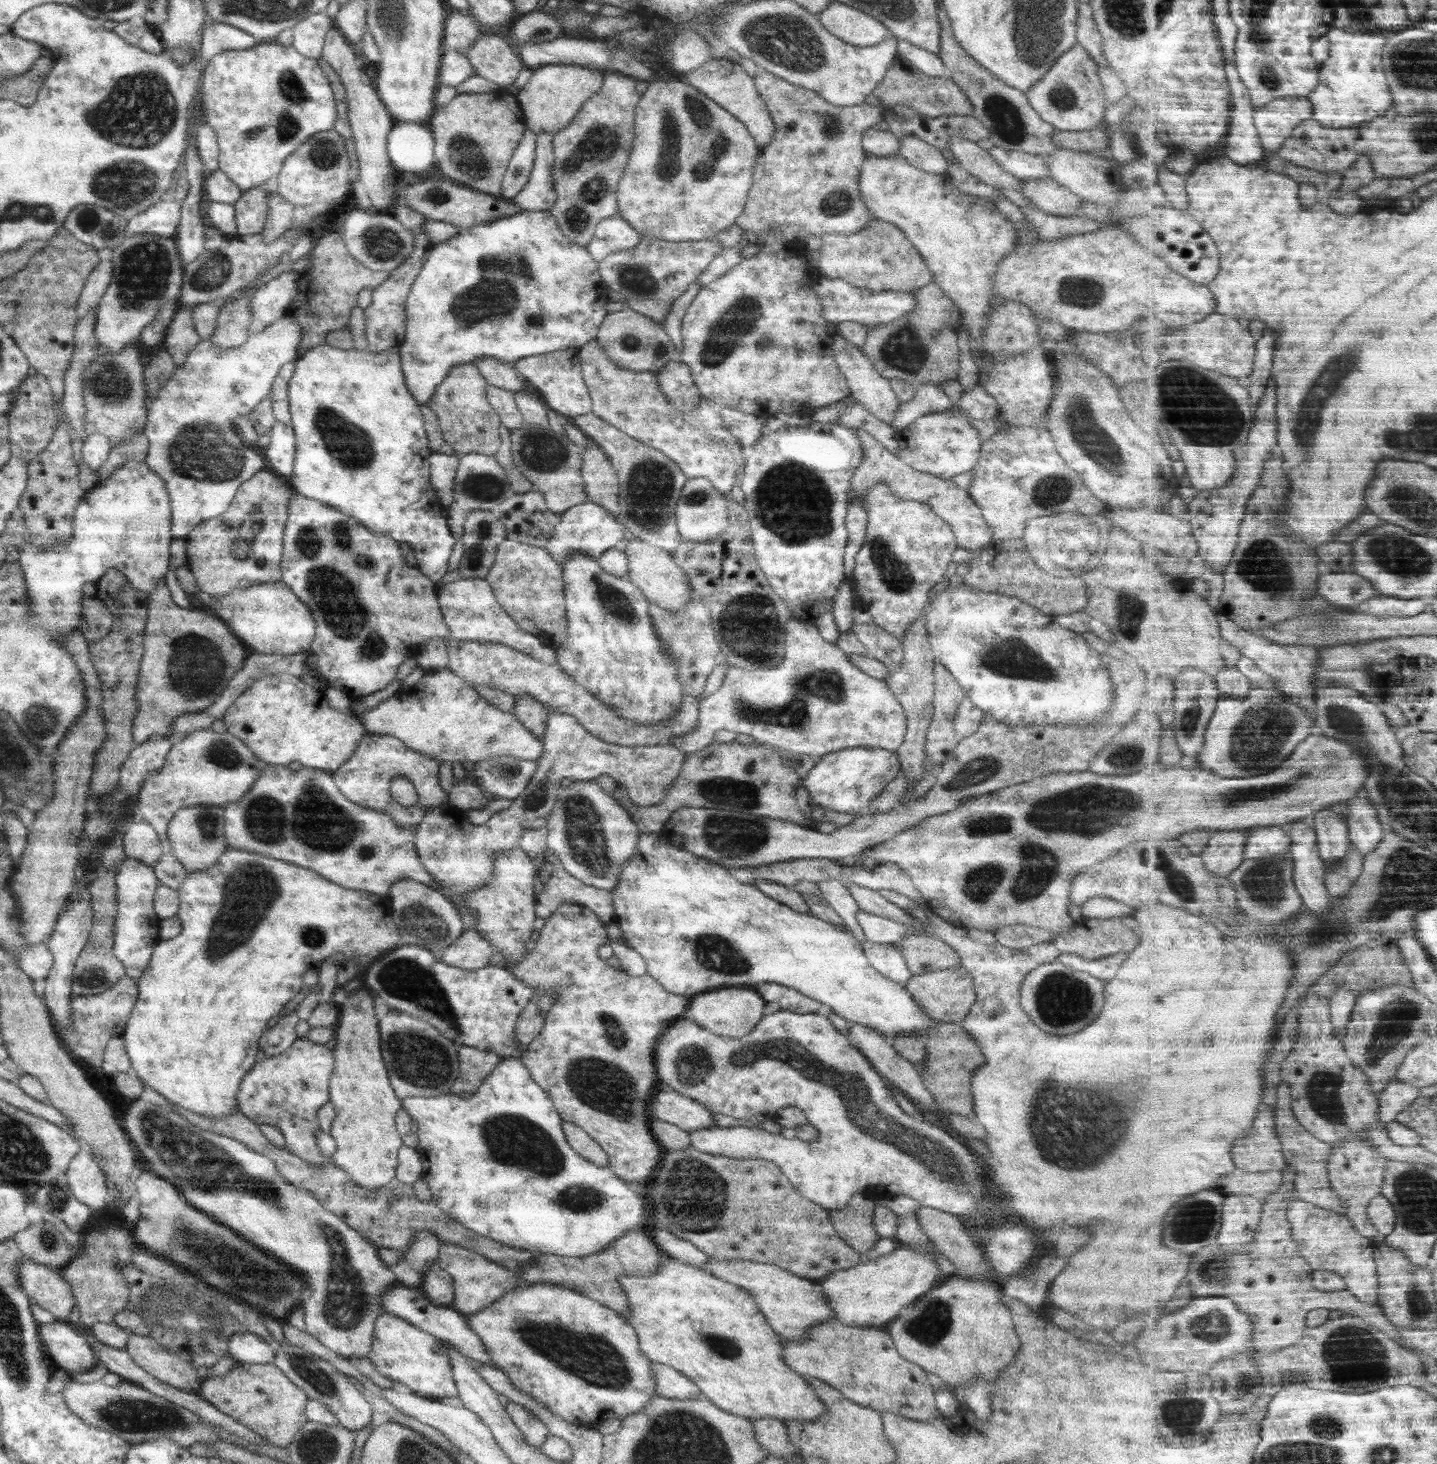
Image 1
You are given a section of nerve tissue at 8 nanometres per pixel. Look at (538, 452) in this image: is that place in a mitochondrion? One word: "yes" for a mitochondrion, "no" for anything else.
yes

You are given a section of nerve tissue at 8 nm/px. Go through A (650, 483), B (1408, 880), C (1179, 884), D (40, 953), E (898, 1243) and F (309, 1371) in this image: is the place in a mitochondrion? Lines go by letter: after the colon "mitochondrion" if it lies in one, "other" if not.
A: mitochondrion
B: mitochondrion
C: mitochondrion
D: other
E: other
F: mitochondrion

